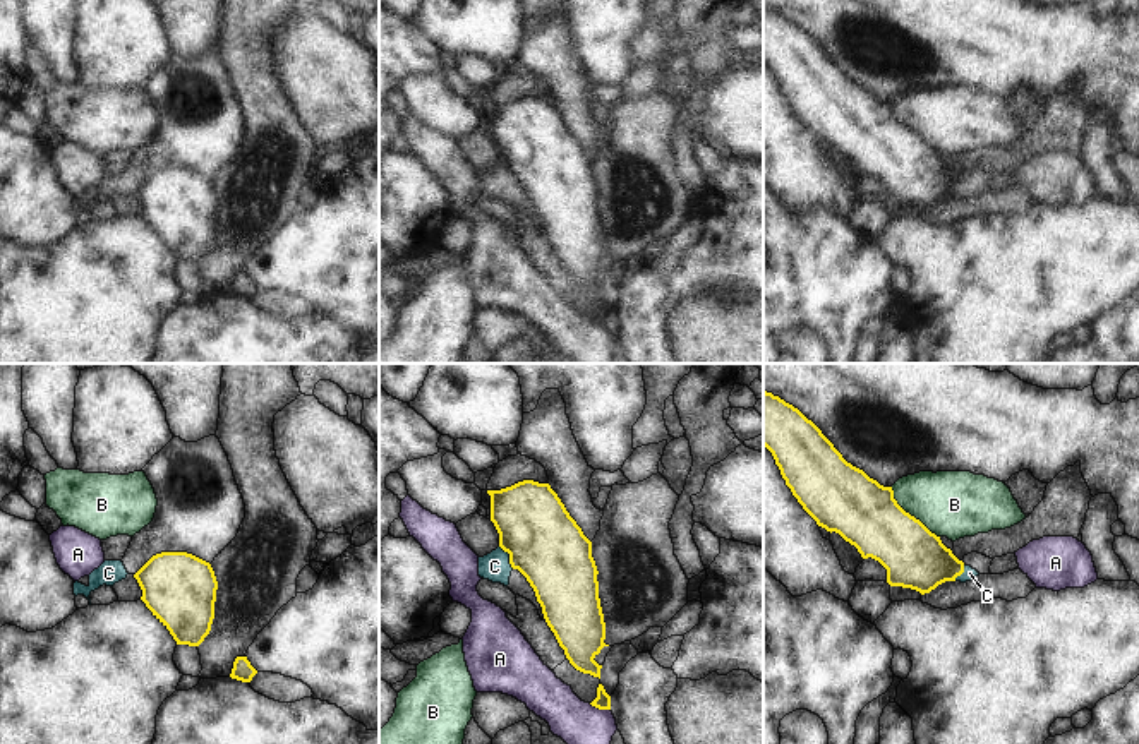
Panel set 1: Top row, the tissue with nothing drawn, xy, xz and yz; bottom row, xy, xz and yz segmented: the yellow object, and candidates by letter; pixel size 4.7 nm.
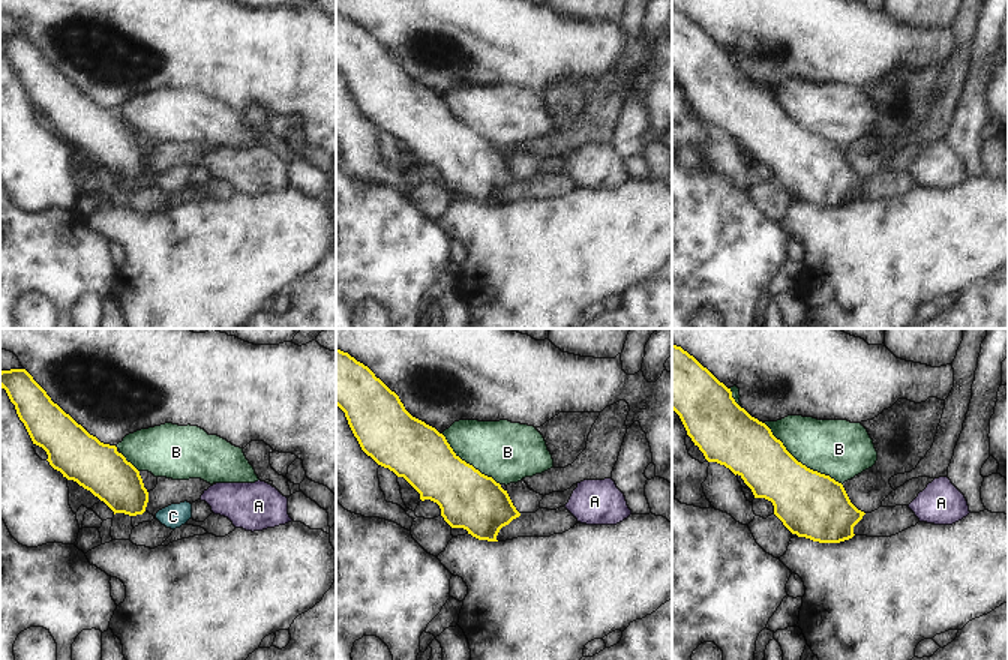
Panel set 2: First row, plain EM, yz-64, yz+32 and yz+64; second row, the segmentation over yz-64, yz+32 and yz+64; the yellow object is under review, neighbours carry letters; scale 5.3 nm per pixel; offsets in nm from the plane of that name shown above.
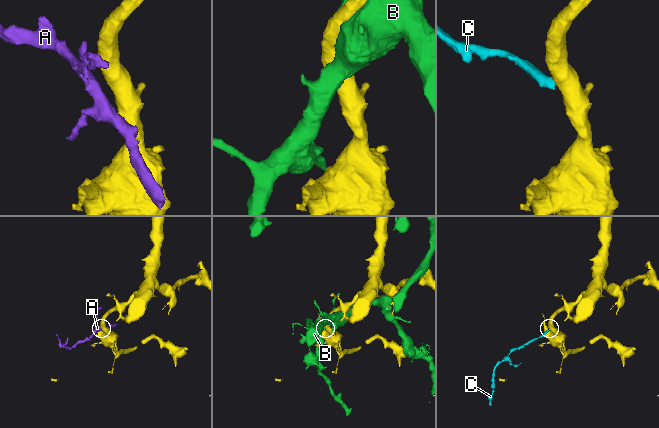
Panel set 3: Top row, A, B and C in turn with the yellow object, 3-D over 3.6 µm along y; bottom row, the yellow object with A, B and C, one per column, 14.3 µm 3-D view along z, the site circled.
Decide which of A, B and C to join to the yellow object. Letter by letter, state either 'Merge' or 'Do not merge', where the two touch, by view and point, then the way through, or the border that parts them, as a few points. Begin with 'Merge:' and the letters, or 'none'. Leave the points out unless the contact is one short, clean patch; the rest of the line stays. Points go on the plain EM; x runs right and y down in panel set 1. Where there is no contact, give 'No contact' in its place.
Merge: none
A: Do not merge. Touches yellow at xz (599, 324)
B: Do not merge. Touches yellow at yz (909, 131)
C: Do not merge. Touches yellow at xz (510, 174). Boundary: xz (500, 162), (508, 170), (508, 179), (513, 184).

